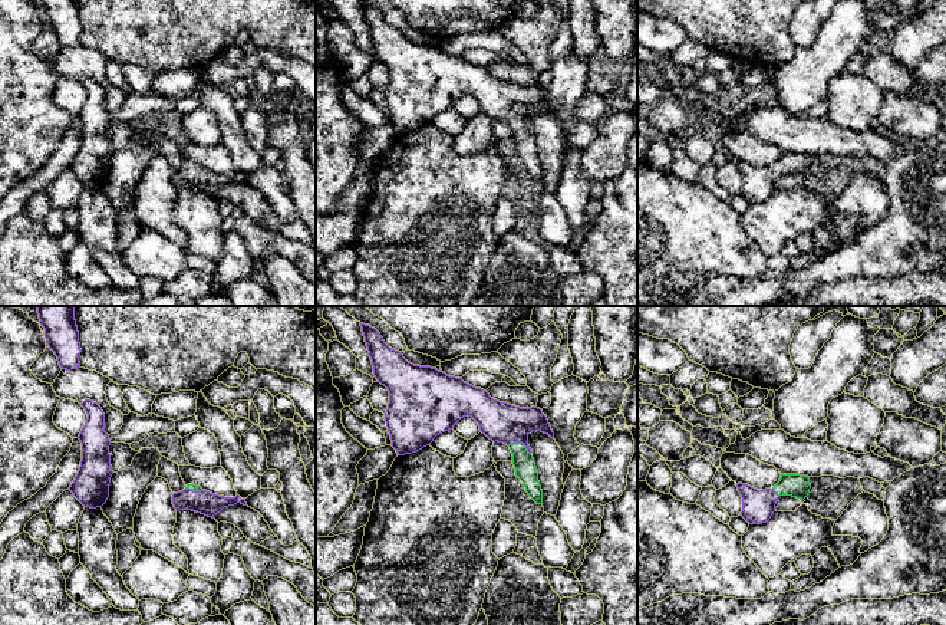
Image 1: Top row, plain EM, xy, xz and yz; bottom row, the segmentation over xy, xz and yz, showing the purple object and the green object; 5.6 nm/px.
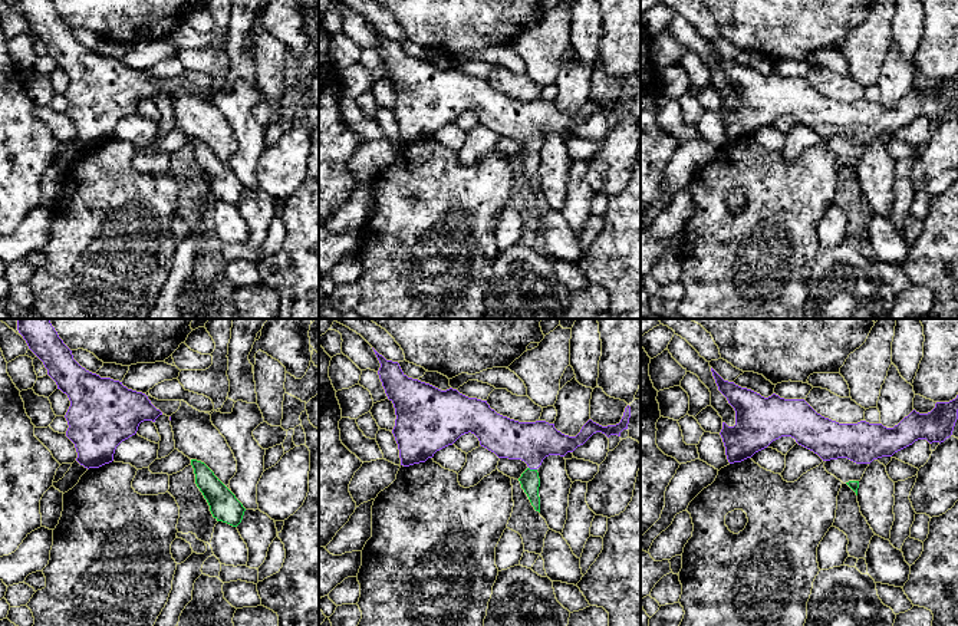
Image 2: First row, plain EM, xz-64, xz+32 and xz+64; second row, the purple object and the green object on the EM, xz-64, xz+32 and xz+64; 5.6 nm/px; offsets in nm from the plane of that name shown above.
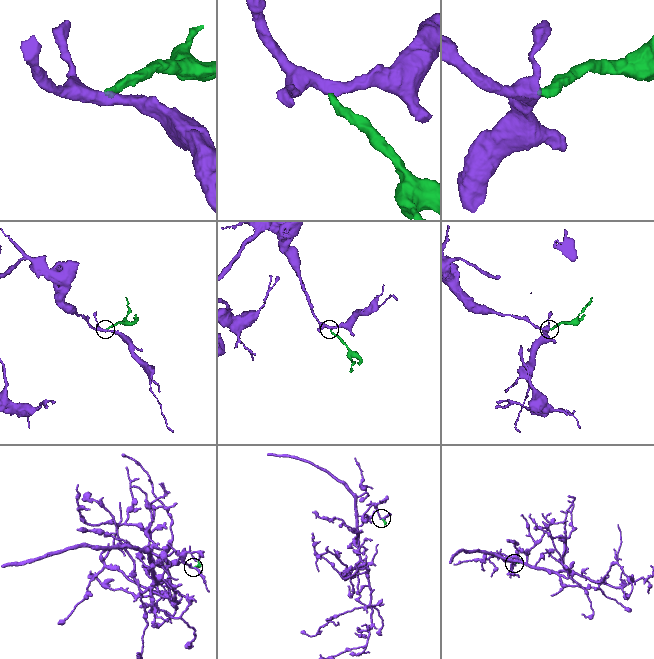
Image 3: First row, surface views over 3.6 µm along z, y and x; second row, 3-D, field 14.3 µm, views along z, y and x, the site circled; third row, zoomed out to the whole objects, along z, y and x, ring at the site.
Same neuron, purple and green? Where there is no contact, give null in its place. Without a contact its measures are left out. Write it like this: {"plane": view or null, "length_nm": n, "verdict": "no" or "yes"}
{"plane": "xz", "length_nm": 140, "verdict": "yes"}

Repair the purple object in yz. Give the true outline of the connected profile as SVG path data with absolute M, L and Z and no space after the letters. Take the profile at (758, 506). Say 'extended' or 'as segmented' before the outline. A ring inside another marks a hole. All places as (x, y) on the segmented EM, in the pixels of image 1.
extended; M781 474L772 489L757 490L742 483L738 483L736 487L742 497L741 516L749 524L762 524L774 514L779 496L792 496L802 501L808 496L811 484L808 476Z

